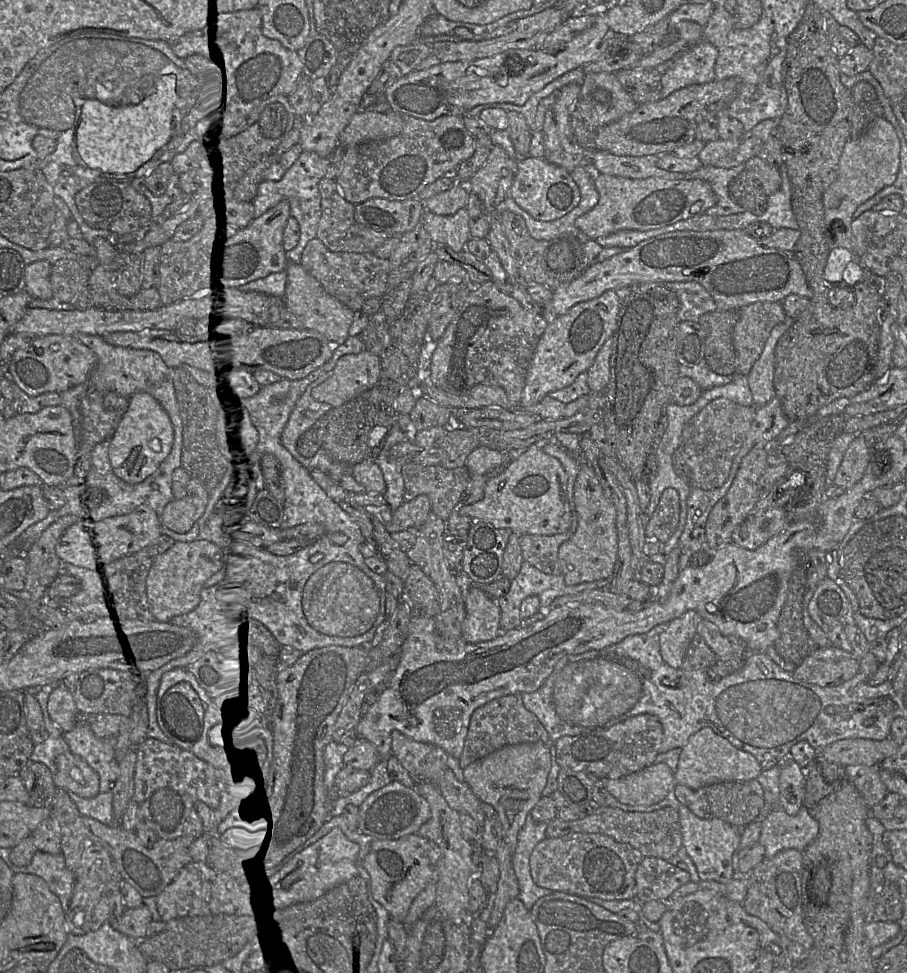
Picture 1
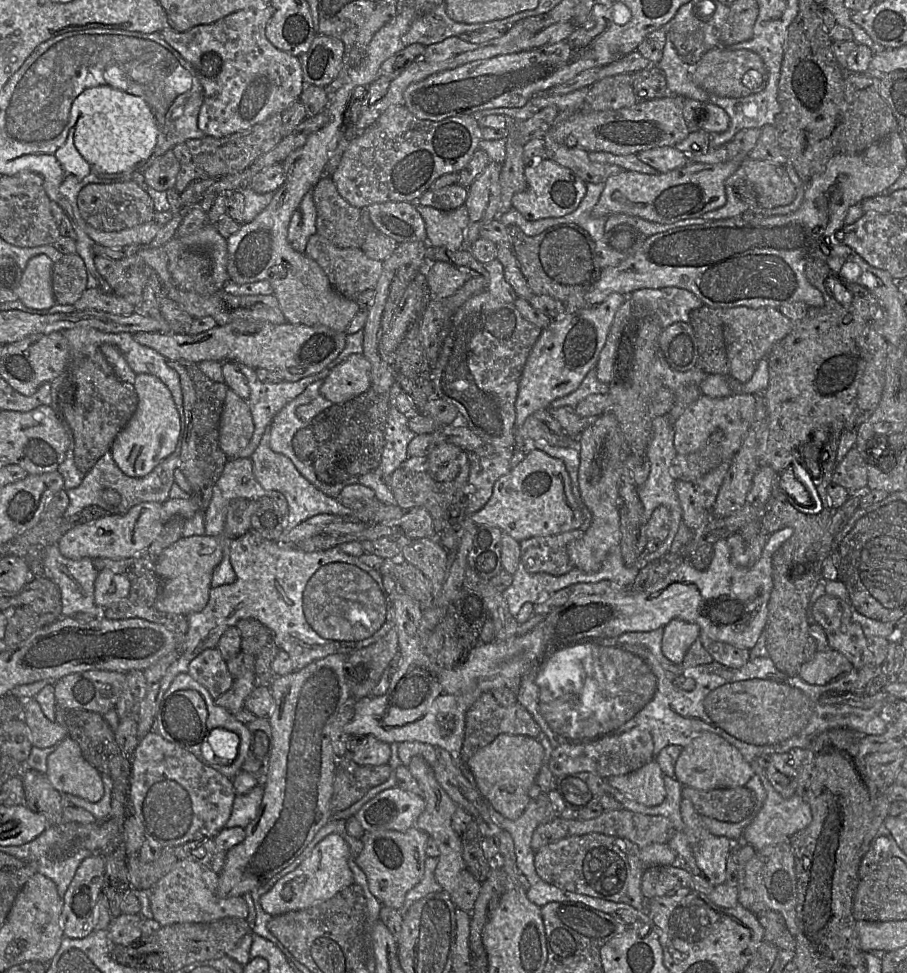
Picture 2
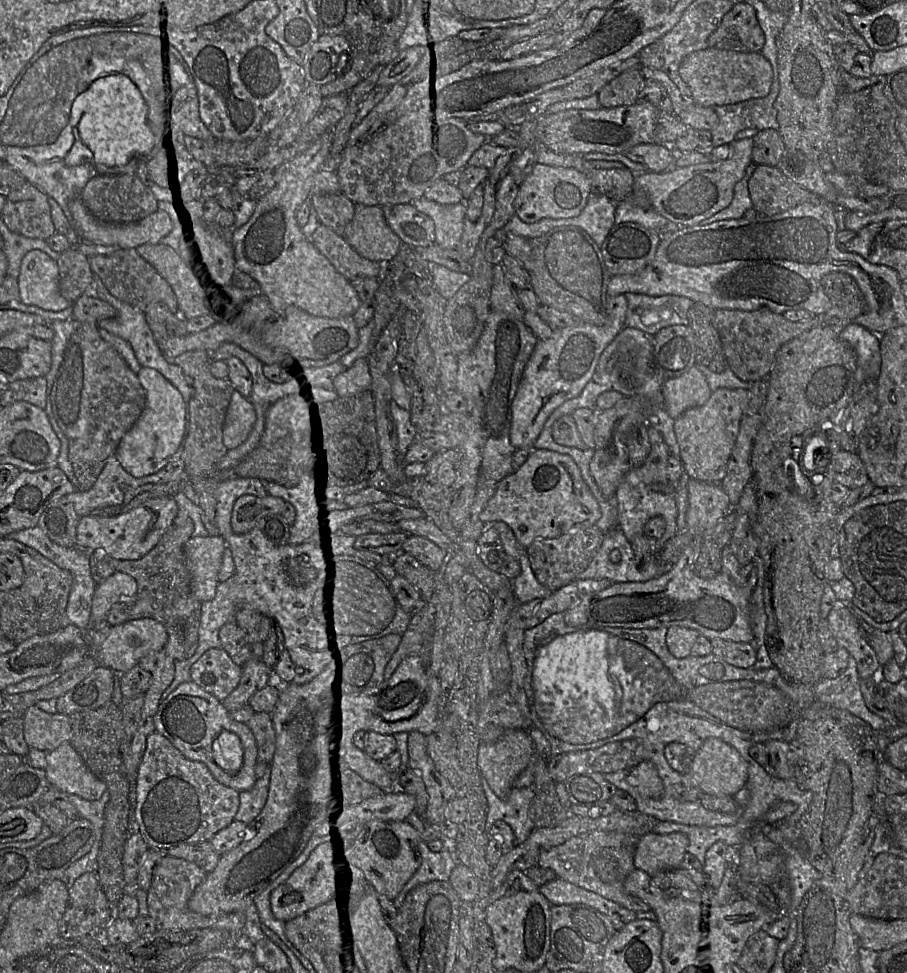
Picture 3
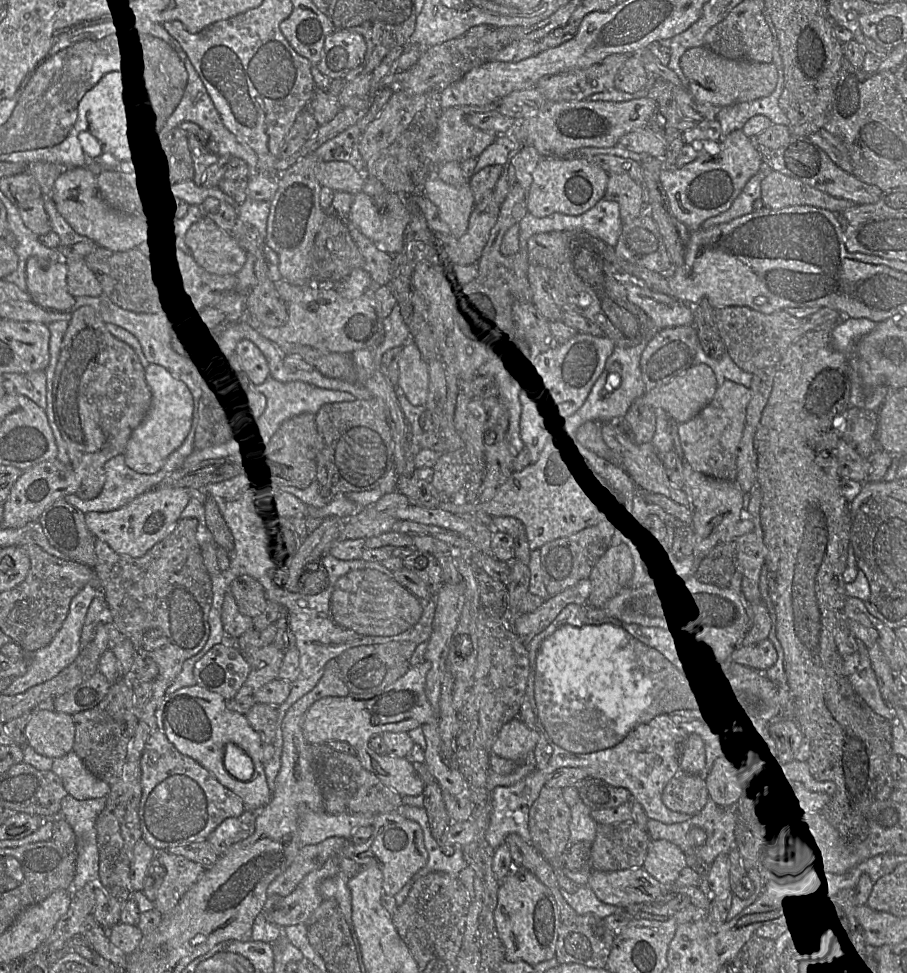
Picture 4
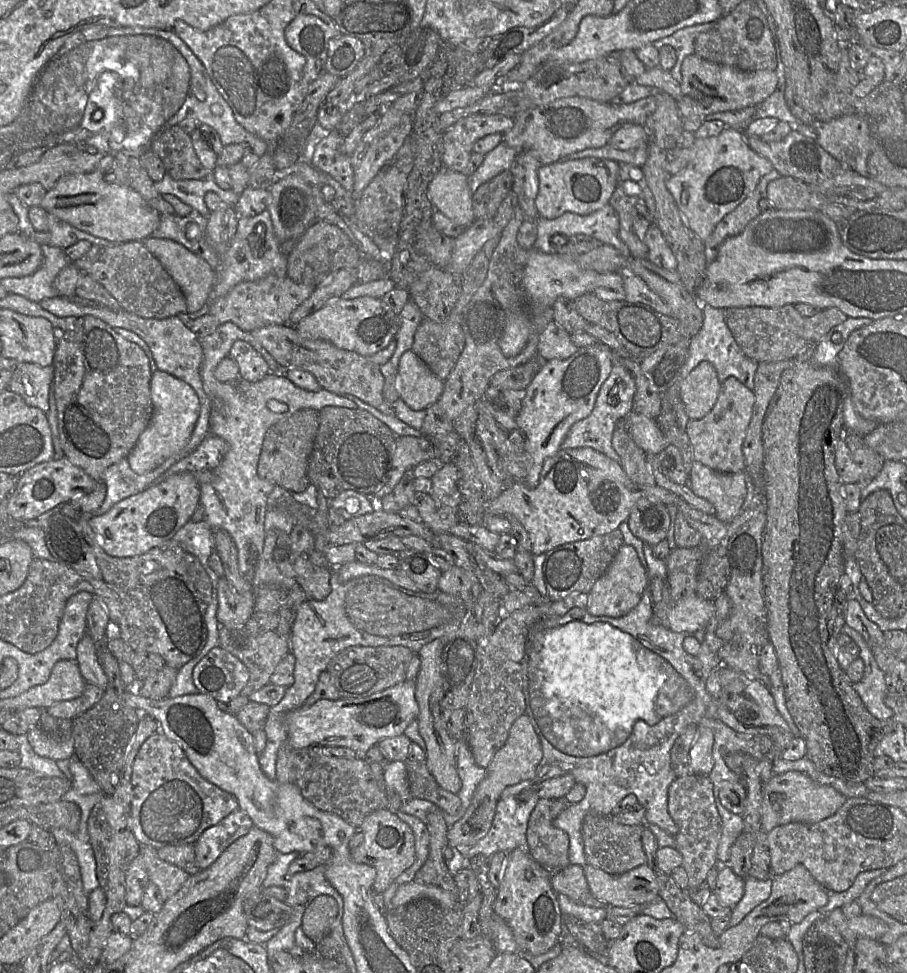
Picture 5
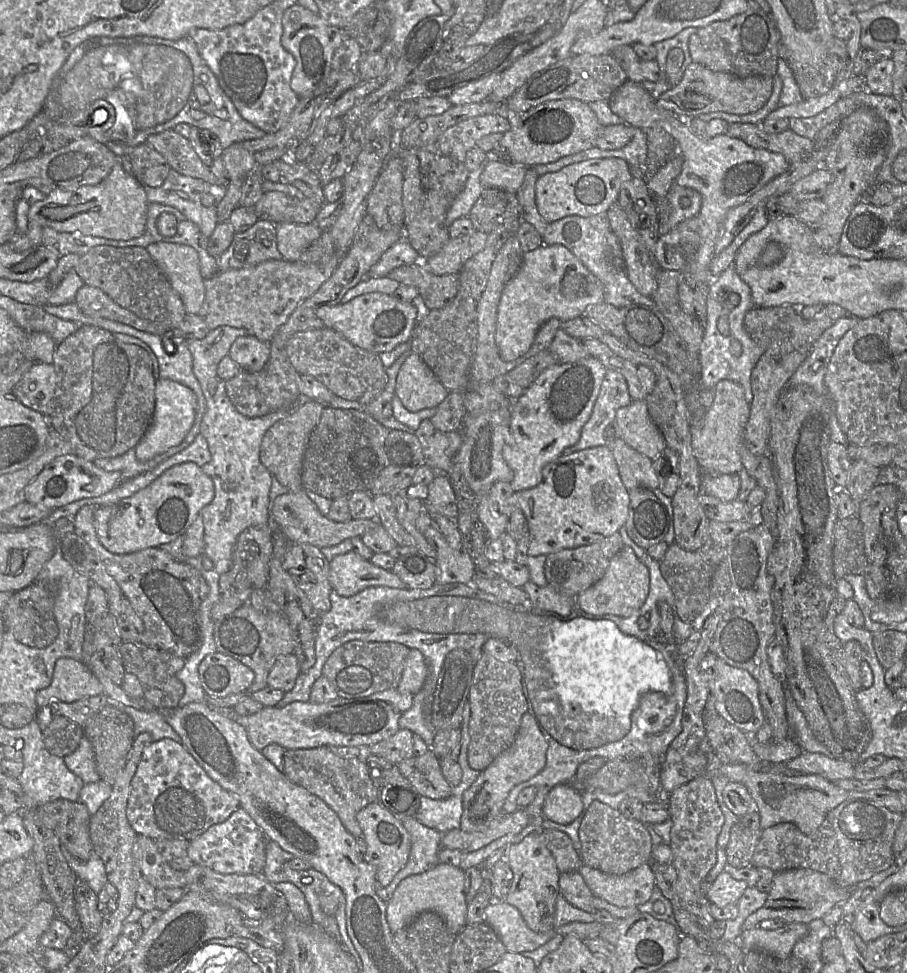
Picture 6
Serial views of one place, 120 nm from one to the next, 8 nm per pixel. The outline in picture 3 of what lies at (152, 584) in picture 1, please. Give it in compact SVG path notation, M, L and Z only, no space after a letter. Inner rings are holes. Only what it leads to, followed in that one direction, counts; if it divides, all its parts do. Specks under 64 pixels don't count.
M221 535L191 537L184 546L190 588L201 602L215 597L226 541Z

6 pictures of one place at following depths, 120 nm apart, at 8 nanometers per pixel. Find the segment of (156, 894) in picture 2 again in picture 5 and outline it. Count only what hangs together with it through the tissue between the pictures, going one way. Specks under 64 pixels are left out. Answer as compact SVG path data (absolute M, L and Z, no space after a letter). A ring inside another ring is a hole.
M141 845L148 878L156 884L164 899L171 898L189 879L191 873L159 857L158 850L149 845Z

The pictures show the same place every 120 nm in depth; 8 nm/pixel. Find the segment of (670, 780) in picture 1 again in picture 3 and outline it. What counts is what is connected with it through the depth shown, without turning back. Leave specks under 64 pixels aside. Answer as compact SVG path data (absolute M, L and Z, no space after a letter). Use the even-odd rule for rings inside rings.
M642 760L630 769L625 780L643 798L659 799L664 792L662 779L654 764L649 760Z

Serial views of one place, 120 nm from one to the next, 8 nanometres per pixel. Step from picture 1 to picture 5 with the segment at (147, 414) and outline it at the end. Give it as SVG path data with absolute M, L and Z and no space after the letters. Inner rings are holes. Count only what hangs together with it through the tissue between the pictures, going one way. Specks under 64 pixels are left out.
M160 370L152 373L150 392L153 404L151 420L127 456L137 474L145 474L163 460L178 452L190 437L199 417L199 401L194 390L184 381Z

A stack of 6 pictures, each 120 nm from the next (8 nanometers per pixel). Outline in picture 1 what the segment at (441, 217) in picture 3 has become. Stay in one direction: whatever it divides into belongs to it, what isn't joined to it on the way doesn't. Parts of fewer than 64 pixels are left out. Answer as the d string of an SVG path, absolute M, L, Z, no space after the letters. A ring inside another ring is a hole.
M461 208L452 215L437 215L424 209L422 223L434 245L447 245L455 252L465 250L470 239L466 208Z

